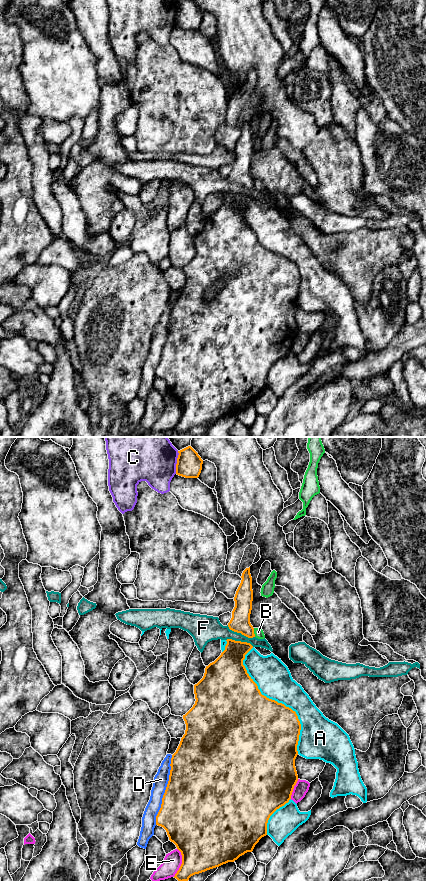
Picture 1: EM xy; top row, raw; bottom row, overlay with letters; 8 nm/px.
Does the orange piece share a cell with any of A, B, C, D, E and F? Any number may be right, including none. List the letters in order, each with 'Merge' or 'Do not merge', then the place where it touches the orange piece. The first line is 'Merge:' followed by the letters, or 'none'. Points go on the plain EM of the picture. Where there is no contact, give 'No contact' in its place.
Merge: none
A: Do not merge. Touches orange at xy (276, 253)
B: Do not merge. Touches orange at xy (253, 184)
C: Do not merge. Touches orange at xy (177, 14)
D: Do not merge. Touches orange at xy (165, 342)
E: Do not merge. Touches orange at xy (182, 414)
F: Do not merge. Touches orange at xy (240, 184)

